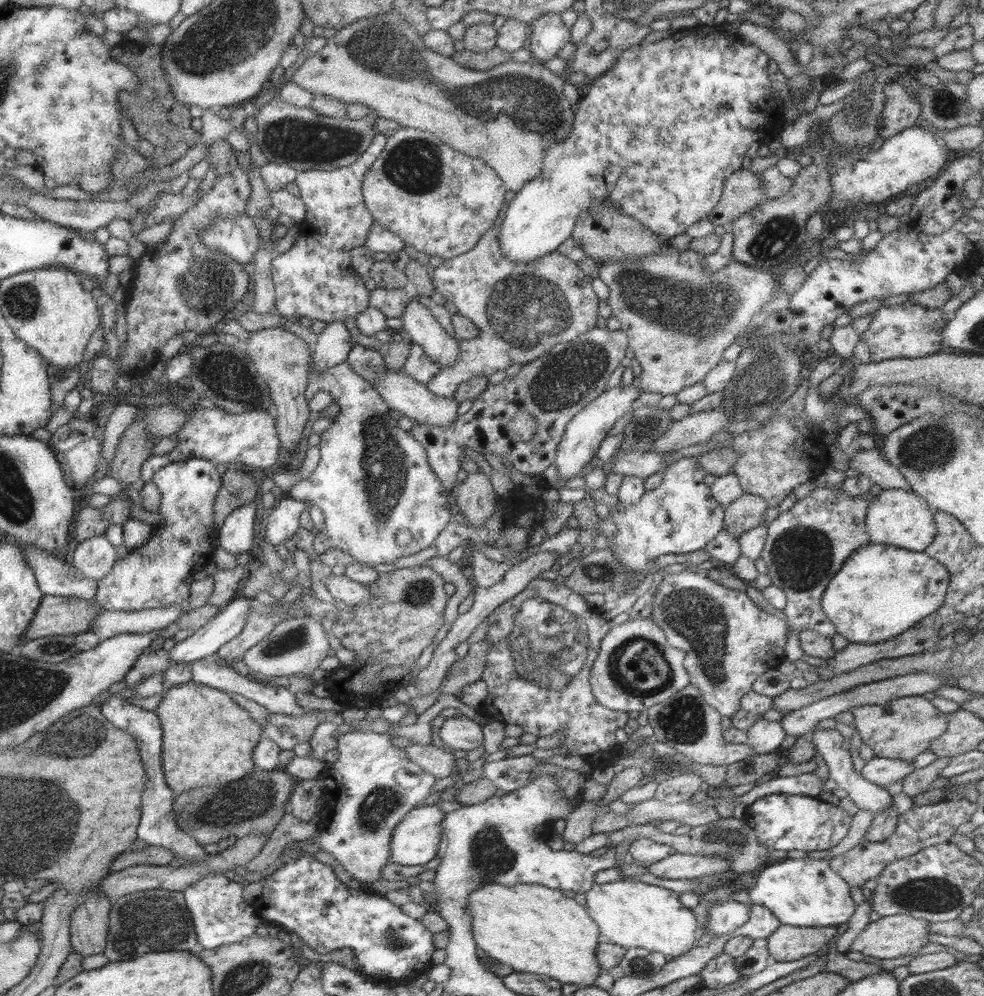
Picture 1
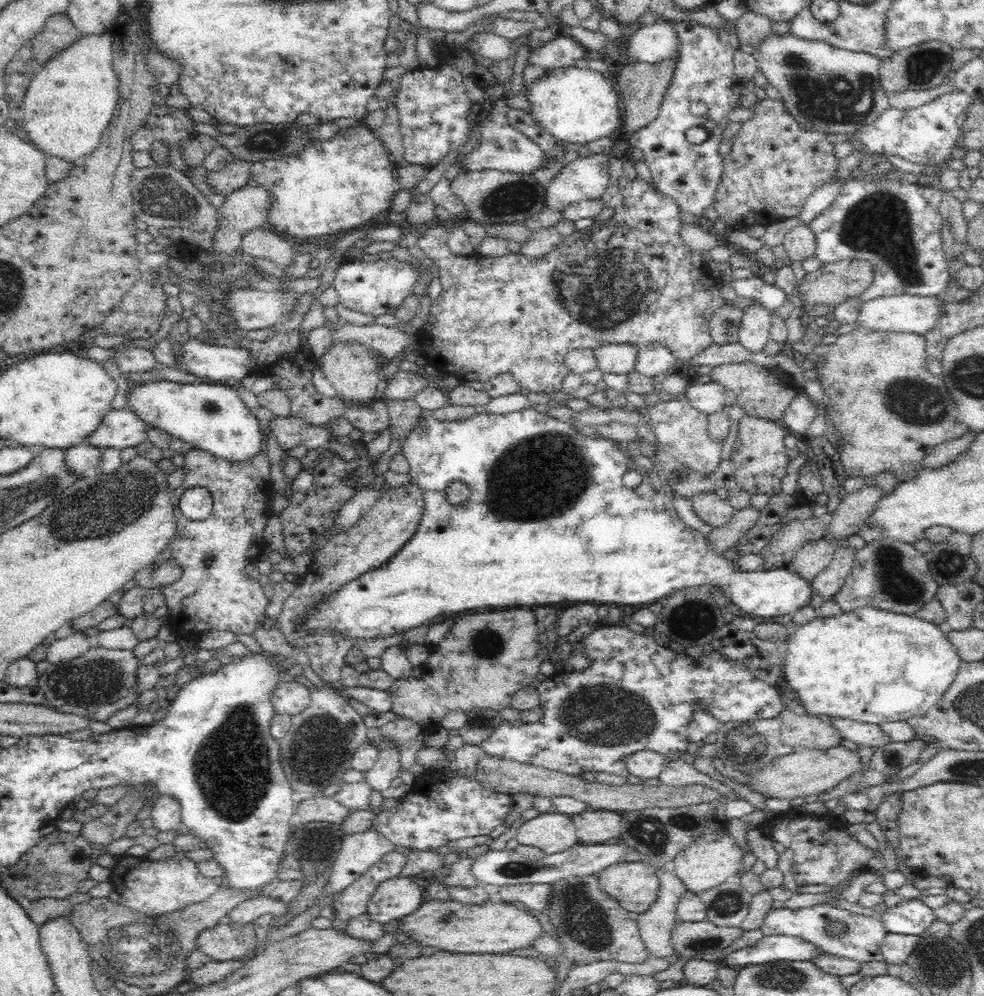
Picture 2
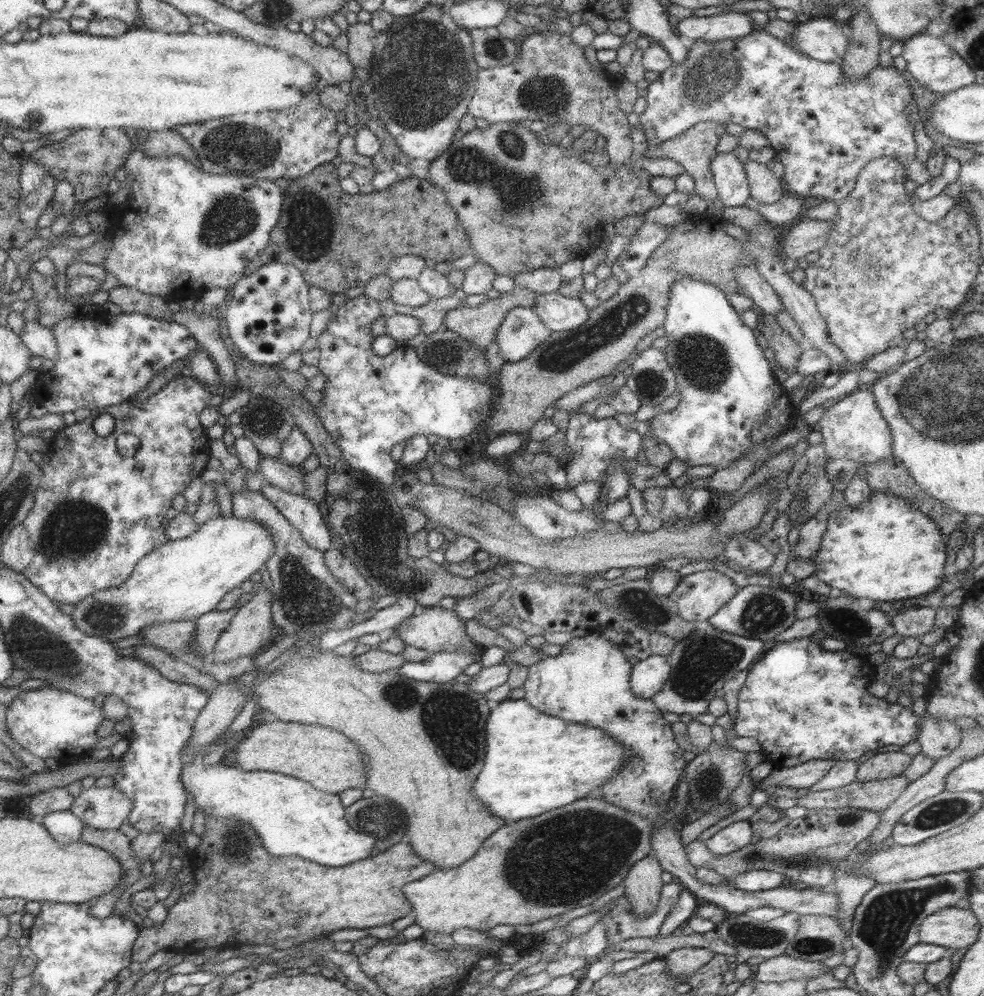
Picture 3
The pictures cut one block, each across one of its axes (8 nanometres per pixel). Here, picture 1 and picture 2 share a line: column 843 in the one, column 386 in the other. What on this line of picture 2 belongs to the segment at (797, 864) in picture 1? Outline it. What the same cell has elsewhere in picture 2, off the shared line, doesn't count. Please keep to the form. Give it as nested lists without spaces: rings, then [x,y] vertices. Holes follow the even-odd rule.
[[[400,876],[389,879],[368,900],[366,914],[382,924],[394,918],[402,918],[420,906],[421,889],[412,879]]]

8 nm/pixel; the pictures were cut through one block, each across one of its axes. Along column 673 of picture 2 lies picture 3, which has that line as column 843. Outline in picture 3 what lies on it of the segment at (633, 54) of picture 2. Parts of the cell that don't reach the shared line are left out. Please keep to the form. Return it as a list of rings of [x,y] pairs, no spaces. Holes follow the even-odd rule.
[[[806,18],[797,22],[787,45],[808,58],[839,65],[847,50],[847,23],[827,18]]]

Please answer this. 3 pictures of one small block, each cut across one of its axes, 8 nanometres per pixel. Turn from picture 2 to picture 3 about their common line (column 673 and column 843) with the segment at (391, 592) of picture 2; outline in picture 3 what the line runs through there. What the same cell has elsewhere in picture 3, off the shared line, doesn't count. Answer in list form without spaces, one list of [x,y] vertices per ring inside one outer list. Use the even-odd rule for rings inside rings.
[[[873,491],[855,507],[849,507],[847,503],[839,503],[837,508],[827,517],[827,528],[823,531],[821,537],[820,546],[816,553],[814,560],[815,564],[815,576],[830,586],[830,588],[837,588],[837,590],[843,590],[845,594],[851,594],[855,598],[871,598],[871,600],[879,600],[879,602],[889,602],[889,600],[901,600],[909,599],[915,600],[923,595],[933,591],[933,589],[939,586],[939,583],[943,581],[944,564],[945,564],[945,547],[947,544],[947,536],[943,535],[939,531],[939,527],[935,525],[935,522],[927,518],[925,513],[919,511],[919,509],[911,506],[905,499],[889,492],[889,491]]]

